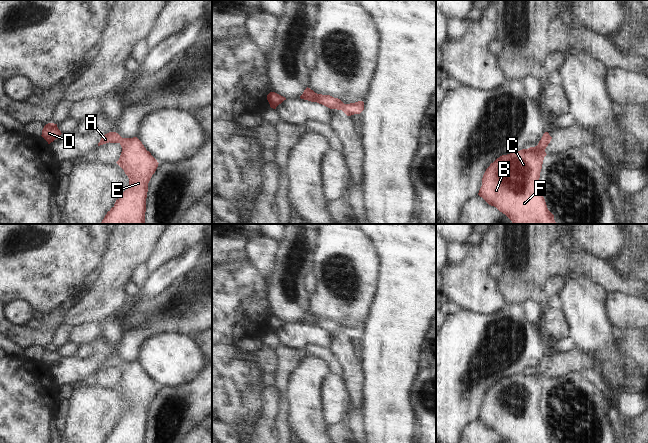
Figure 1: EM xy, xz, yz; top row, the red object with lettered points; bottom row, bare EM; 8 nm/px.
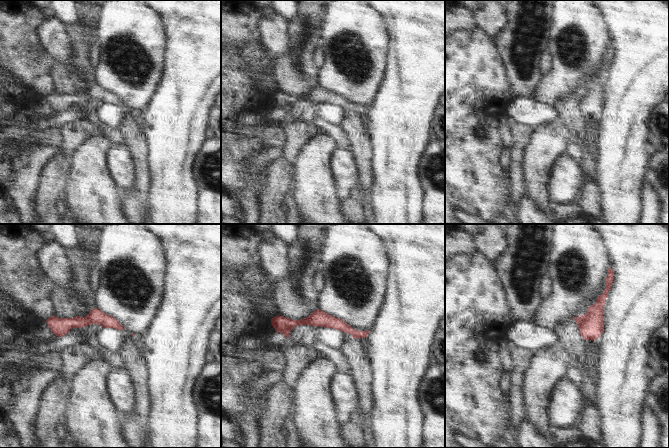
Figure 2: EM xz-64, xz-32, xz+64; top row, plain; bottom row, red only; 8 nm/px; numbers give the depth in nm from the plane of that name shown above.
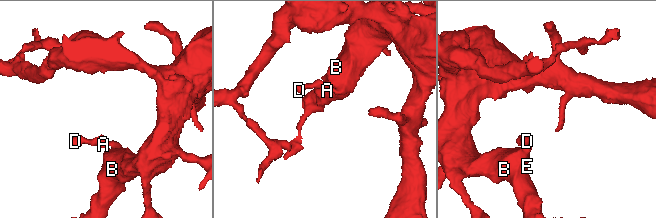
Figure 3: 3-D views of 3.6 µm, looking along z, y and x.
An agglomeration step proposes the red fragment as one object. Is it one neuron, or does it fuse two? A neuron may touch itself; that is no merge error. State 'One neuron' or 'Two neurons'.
One neuron.

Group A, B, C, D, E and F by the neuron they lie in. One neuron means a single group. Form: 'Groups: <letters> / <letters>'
Groups: A B C D E F.

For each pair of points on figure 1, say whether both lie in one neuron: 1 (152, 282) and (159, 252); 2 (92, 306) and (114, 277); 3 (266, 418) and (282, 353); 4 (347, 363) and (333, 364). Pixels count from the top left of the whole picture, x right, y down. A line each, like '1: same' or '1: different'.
1: different
2: same
3: different
4: different

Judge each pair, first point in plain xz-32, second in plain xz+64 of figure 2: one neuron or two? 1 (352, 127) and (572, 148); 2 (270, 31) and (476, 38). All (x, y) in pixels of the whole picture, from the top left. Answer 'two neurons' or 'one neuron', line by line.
1: two neurons
2: two neurons

